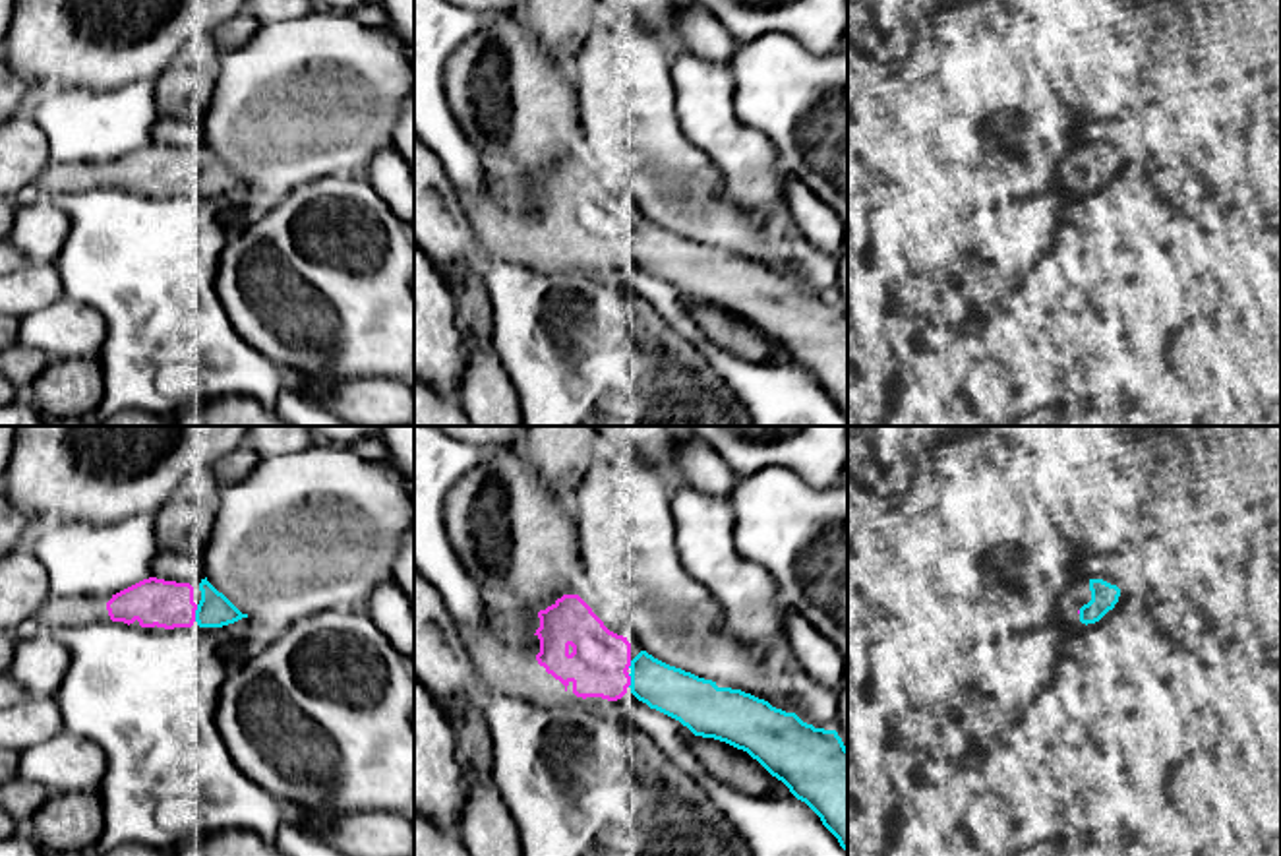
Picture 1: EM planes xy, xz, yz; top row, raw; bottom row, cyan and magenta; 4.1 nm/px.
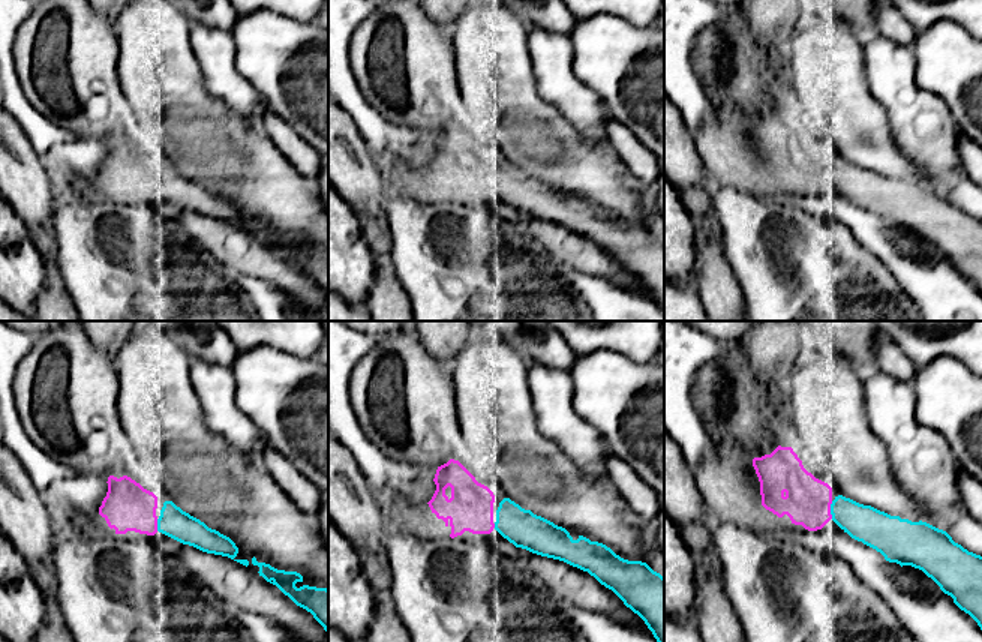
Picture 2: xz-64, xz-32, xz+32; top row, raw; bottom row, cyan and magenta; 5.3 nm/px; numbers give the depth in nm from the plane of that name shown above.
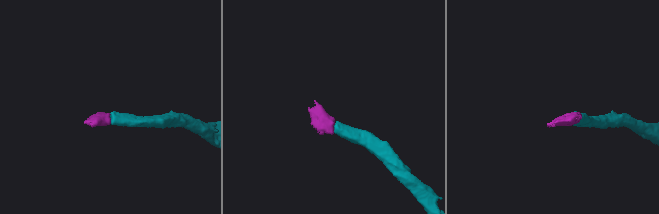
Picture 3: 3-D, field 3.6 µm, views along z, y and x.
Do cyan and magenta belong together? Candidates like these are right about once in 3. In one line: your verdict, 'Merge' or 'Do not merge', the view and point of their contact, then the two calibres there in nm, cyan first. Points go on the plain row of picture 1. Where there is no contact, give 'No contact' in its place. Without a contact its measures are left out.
Merge. Touches cyan at xy (196, 179). Thickness 140 nm (cyan) against 200 nm

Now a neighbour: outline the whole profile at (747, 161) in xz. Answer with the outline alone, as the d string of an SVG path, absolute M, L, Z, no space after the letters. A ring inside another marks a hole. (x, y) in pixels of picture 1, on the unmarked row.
M685 52L671 81L679 126L720 172L724 198L764 221L793 223L782 190L788 168L770 138L737 118L730 66Z

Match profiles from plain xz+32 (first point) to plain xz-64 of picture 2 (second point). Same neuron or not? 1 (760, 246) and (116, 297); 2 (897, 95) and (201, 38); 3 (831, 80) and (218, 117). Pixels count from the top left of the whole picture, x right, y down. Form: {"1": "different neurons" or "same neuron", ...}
{"1": "same neuron", "2": "same neuron", "3": "same neuron"}

